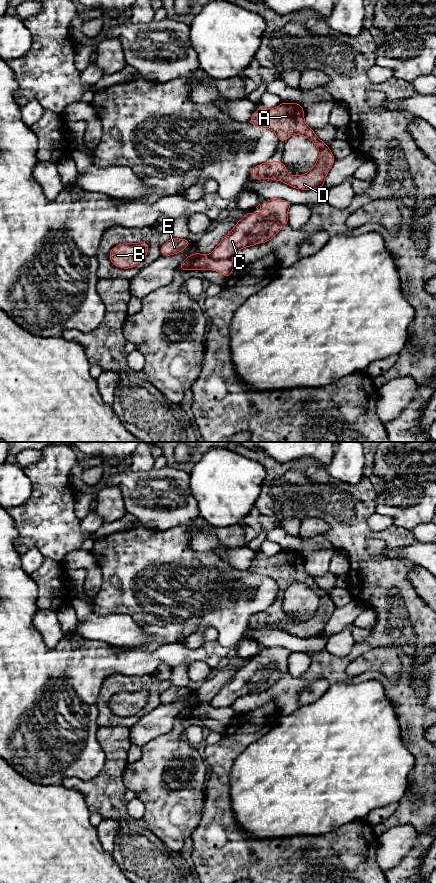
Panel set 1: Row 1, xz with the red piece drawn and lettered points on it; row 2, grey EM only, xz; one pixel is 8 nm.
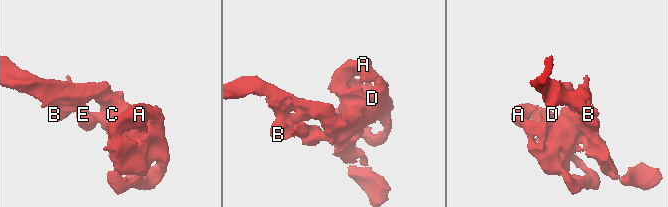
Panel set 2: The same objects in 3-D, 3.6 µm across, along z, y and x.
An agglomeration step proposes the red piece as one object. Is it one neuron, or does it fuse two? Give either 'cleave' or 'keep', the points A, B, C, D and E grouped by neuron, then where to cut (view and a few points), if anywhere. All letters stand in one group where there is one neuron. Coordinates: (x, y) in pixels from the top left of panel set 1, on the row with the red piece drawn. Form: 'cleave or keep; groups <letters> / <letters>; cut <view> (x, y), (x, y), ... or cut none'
cleave; groups A B C D / E; cut xz (209, 255), (214, 259), (230, 259)

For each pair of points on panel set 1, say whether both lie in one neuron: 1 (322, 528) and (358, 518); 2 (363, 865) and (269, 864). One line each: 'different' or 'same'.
1: different
2: same

